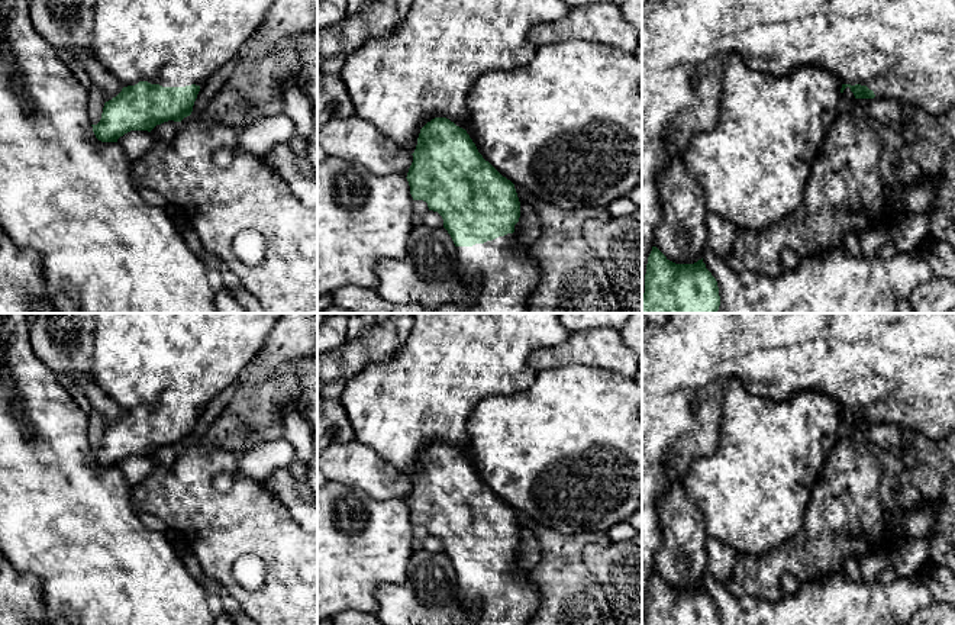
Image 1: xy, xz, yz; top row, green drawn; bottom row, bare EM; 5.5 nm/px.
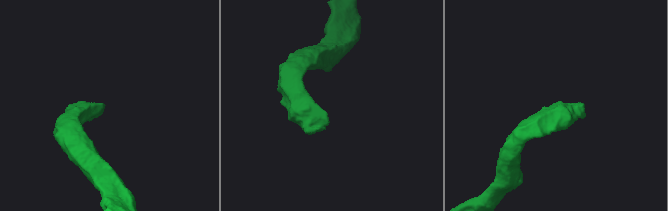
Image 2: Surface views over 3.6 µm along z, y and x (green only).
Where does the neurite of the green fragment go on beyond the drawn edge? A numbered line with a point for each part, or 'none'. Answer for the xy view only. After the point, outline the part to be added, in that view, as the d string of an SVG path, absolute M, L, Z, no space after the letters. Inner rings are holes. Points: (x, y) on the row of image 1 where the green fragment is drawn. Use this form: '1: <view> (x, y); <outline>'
1: xy (170, 42); M94 0L93 55L123 87L139 81L162 87L201 86L232 61L265 22L275 0Z

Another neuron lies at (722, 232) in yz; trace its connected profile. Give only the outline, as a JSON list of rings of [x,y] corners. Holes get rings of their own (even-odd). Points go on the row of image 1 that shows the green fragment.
[[[707,213],[707,228],[710,235],[710,247],[723,260],[729,255],[738,228],[733,222],[723,219],[720,215]]]

